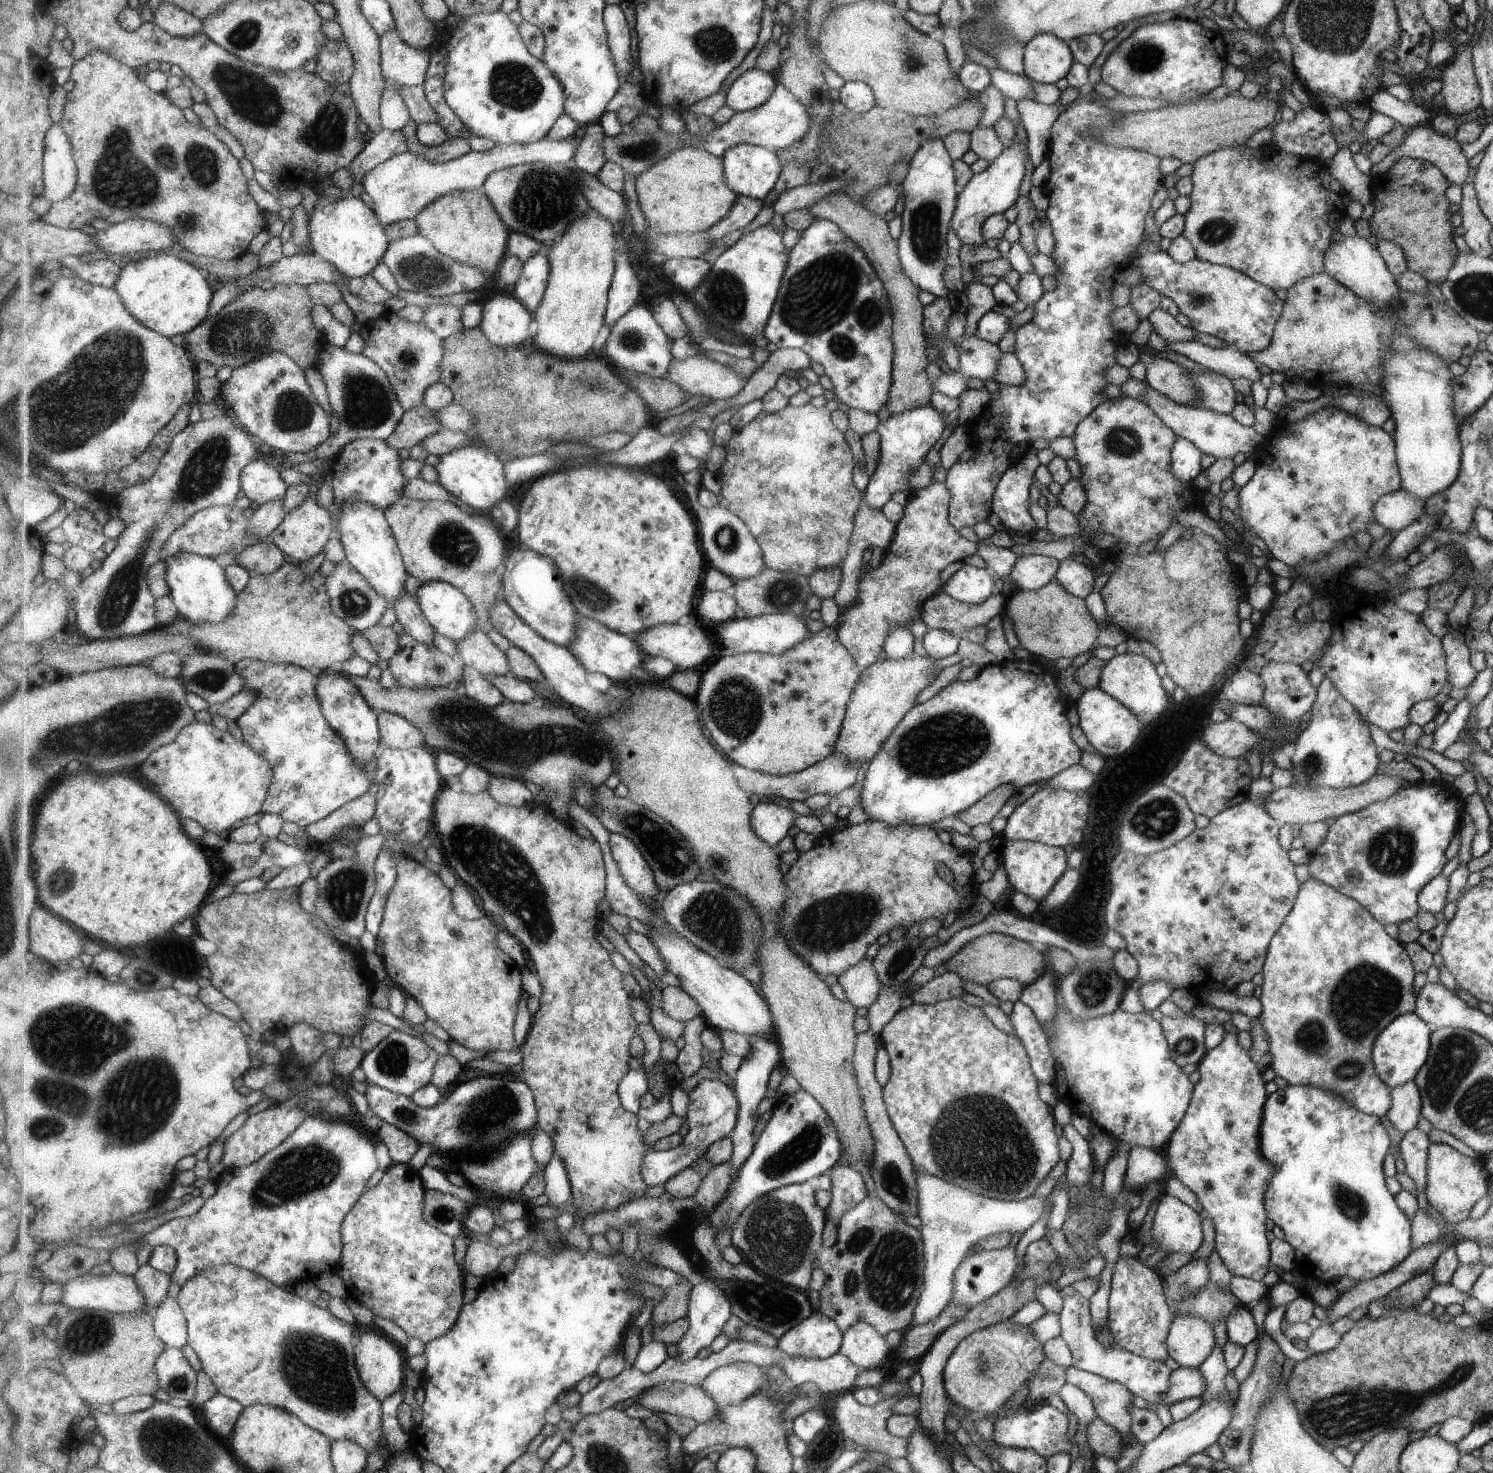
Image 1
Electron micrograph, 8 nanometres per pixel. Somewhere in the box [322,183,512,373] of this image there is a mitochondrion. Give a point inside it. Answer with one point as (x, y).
(423, 271)

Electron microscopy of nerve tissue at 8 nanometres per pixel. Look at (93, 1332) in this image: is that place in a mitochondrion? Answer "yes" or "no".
yes

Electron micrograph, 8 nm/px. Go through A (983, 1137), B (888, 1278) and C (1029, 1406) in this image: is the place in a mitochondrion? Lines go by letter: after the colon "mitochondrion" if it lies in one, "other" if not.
A: mitochondrion
B: mitochondrion
C: other

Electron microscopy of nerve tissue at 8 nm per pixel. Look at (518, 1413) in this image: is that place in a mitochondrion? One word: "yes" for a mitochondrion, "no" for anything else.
no

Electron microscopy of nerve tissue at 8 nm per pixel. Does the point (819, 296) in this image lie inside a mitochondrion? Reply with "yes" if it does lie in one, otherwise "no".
yes

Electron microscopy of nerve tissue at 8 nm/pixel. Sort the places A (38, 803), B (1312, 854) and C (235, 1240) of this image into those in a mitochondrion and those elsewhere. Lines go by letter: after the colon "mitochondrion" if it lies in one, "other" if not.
A: other
B: other
C: other

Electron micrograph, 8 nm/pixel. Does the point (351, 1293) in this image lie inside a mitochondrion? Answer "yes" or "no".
no

